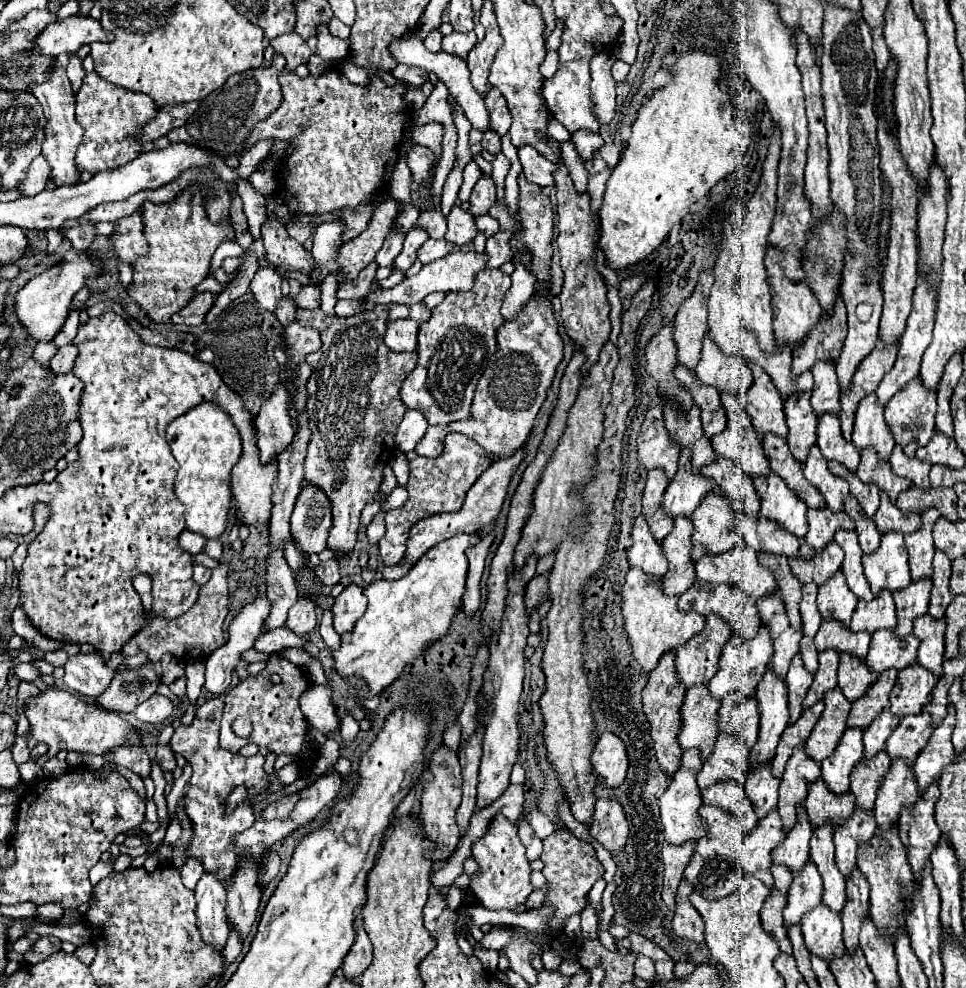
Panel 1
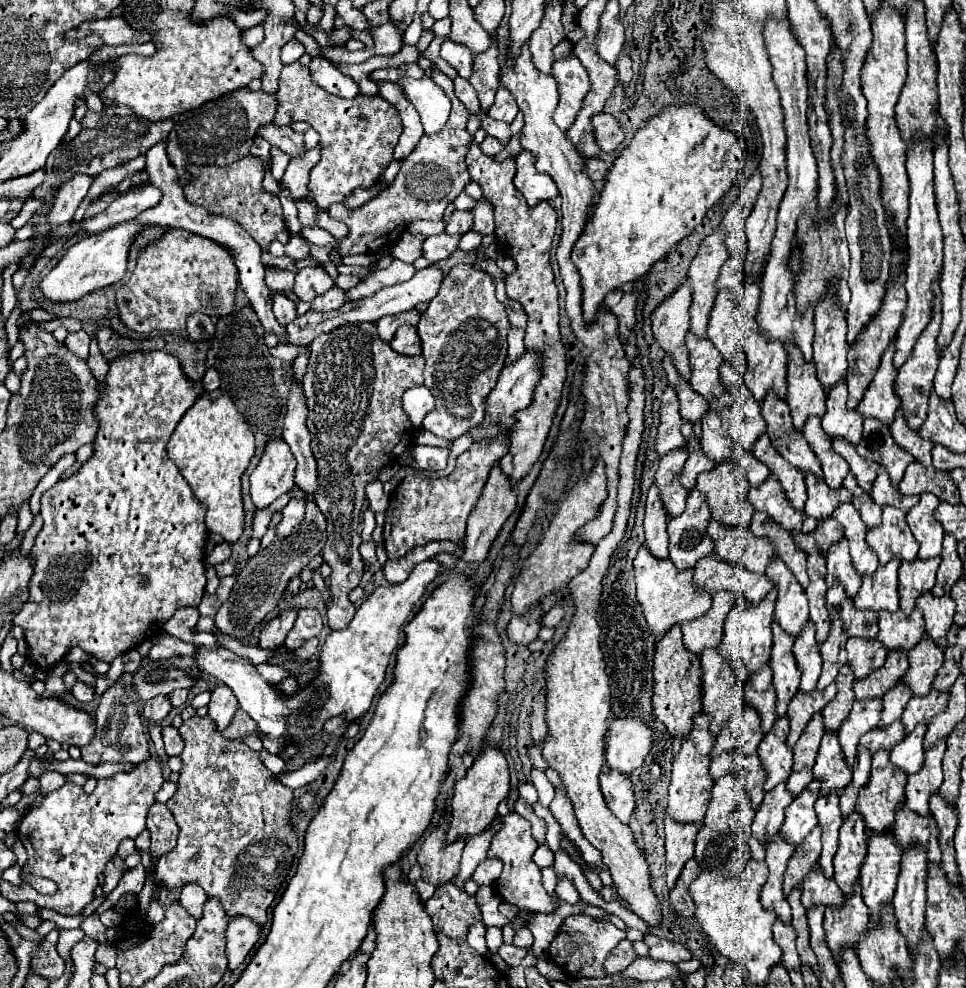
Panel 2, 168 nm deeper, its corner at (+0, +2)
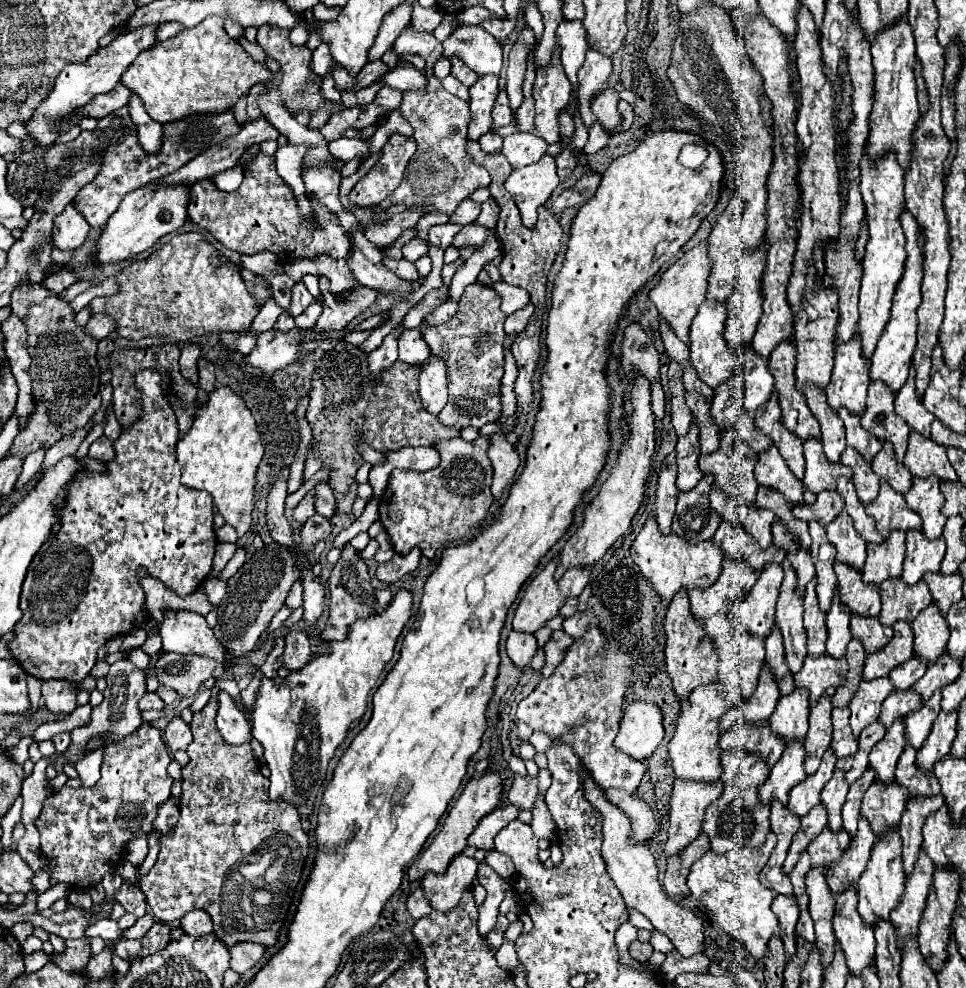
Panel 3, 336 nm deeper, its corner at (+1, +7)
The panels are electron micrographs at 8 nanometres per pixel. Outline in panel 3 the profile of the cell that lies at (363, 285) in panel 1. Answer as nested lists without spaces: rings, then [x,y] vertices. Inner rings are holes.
[[[314,300],[298,318],[296,318],[296,326],[298,328],[312,328],[312,324],[316,324],[316,320],[320,318],[322,312],[322,302]]]

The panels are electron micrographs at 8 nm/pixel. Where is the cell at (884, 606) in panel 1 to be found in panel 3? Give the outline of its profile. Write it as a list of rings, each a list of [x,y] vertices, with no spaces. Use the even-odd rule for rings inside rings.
[[[900,530],[892,532],[880,546],[870,546],[868,558],[862,570],[864,584],[880,586],[884,580],[900,578],[904,552],[906,552],[904,532]]]

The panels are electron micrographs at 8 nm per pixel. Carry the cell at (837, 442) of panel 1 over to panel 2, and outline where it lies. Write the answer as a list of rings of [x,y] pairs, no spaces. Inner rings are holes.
[[[841,379],[829,389],[827,411],[823,415],[823,429],[831,437],[845,437],[853,445],[861,441],[863,419],[855,409],[847,409],[847,381]]]

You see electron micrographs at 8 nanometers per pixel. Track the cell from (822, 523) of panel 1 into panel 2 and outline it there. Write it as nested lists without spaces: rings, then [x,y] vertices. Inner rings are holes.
[[[805,473],[805,483],[809,493],[809,499],[805,503],[805,515],[815,517],[817,521],[821,521],[823,517],[831,517],[839,503],[851,501],[853,497],[845,487],[831,489],[829,485],[825,485],[823,479],[817,479],[813,473]]]

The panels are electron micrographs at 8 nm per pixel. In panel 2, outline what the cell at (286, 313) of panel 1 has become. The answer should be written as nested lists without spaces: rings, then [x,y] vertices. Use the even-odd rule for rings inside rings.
[[[299,347],[299,357],[295,359],[295,363],[293,363],[293,369],[295,369],[295,377],[293,377],[293,381],[297,383],[297,385],[301,385],[303,383],[303,377],[305,377],[305,369],[307,369],[307,355],[305,355],[305,347]]]

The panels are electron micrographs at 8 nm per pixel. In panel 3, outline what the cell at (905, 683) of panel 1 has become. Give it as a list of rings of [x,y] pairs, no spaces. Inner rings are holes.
[[[928,606],[922,610],[912,622],[914,630],[914,656],[922,658],[926,664],[936,662],[938,656],[944,654],[946,642],[950,636],[948,624],[942,618],[936,606]]]

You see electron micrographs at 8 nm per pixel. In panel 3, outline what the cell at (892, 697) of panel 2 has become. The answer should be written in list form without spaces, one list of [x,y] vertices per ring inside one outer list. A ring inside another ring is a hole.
[[[912,658],[912,660],[908,660],[908,662],[900,664],[900,666],[896,666],[896,668],[890,672],[888,678],[892,680],[896,692],[904,692],[904,690],[908,690],[916,680],[920,680],[920,678],[924,676],[924,672],[926,672],[926,662]]]

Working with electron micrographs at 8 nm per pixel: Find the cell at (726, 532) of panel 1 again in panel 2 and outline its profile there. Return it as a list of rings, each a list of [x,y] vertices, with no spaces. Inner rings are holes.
[[[723,461],[715,469],[701,473],[695,487],[705,493],[713,519],[725,525],[749,527],[755,511],[747,499],[749,483],[745,471],[733,461]]]

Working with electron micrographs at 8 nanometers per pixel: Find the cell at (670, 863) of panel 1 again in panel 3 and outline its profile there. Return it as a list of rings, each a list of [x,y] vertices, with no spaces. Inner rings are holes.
[[[674,782],[674,794],[670,798],[670,830],[664,844],[664,856],[674,856],[684,850],[700,834],[704,810],[716,798],[720,798],[722,782],[700,784],[700,782]]]

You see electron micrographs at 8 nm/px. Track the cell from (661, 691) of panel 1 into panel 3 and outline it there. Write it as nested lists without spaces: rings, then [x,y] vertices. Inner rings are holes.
[[[678,592],[676,598],[670,602],[664,618],[664,632],[666,632],[666,648],[664,648],[666,672],[672,680],[672,690],[676,692],[676,698],[684,702],[696,686],[716,682],[716,672],[718,672],[718,654],[708,636],[704,634],[704,624],[692,618],[688,592]]]

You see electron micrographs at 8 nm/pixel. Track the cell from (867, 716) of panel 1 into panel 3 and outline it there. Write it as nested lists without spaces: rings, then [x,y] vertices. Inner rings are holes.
[[[896,622],[892,628],[894,628],[894,638],[886,644],[886,648],[882,648],[876,654],[870,654],[866,658],[862,680],[876,680],[876,678],[888,676],[888,672],[892,668],[908,662],[914,656],[914,650],[912,650],[914,634],[912,634],[910,624]]]

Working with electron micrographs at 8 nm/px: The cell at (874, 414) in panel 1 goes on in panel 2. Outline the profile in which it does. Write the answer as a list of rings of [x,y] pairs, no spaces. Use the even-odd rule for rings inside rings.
[[[891,343],[885,349],[885,353],[881,357],[881,365],[879,365],[871,385],[865,391],[863,401],[857,407],[857,411],[863,417],[877,417],[877,419],[885,421],[887,425],[893,421],[895,411],[901,405],[899,397],[895,395],[897,369],[893,365],[893,355],[895,355],[895,345]]]

